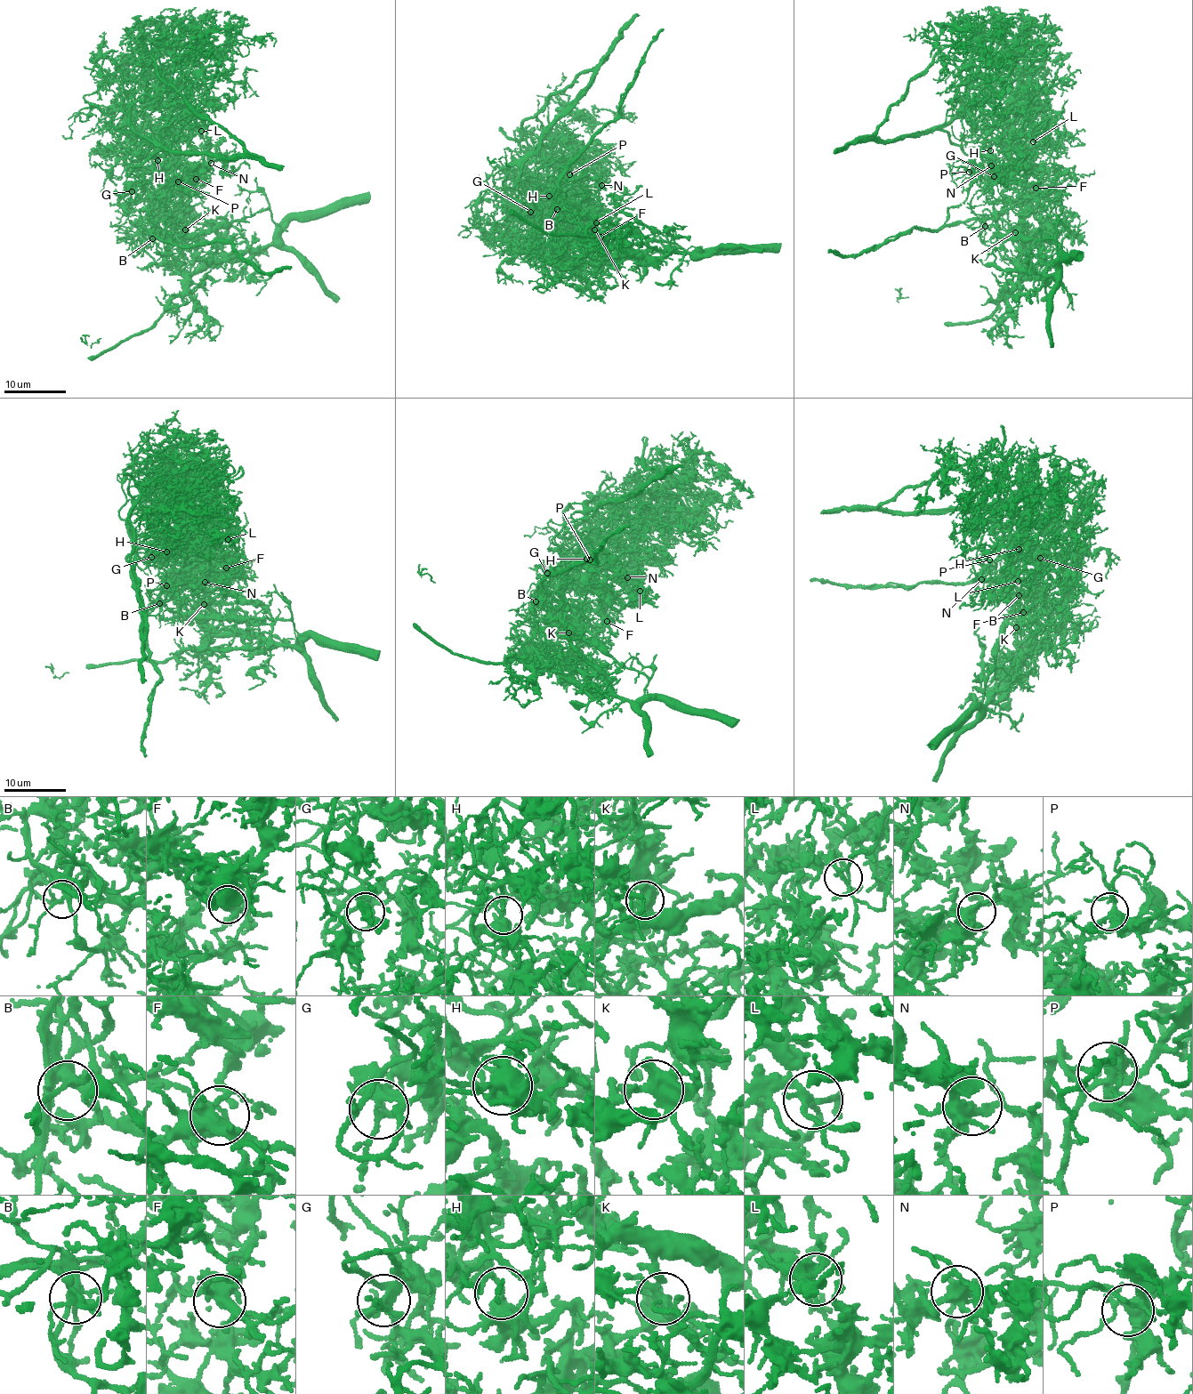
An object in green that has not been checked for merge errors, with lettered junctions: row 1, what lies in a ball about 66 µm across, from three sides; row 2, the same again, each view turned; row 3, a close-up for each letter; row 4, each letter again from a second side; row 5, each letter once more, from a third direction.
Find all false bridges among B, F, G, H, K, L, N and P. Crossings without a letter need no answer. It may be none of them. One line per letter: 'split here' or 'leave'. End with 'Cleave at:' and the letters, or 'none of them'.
B: leave
F: leave
G: leave
H: leave
K: split here
L: leave
N: leave
P: leave
Cleave at: K

